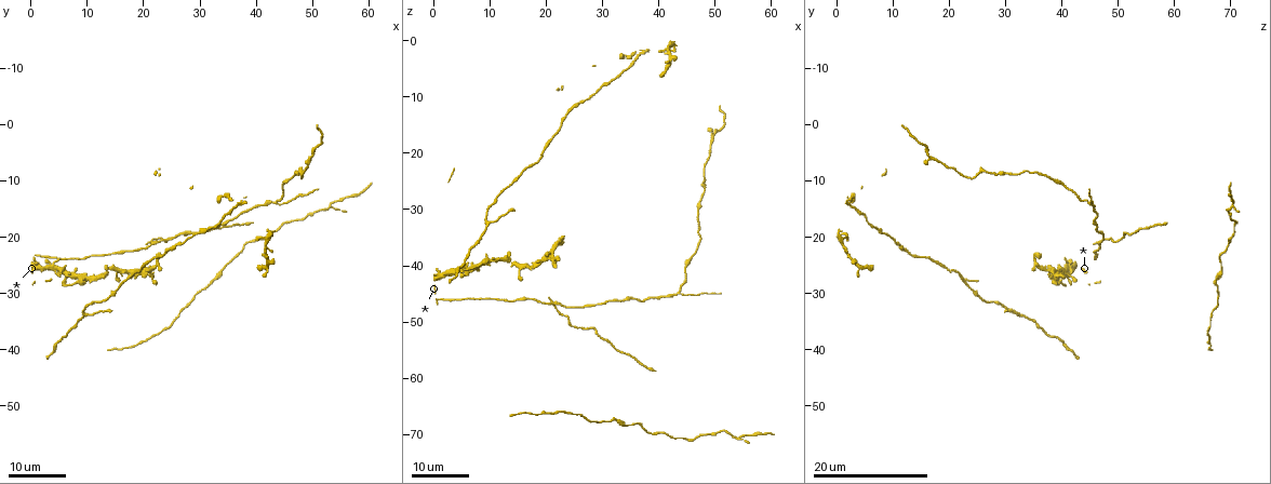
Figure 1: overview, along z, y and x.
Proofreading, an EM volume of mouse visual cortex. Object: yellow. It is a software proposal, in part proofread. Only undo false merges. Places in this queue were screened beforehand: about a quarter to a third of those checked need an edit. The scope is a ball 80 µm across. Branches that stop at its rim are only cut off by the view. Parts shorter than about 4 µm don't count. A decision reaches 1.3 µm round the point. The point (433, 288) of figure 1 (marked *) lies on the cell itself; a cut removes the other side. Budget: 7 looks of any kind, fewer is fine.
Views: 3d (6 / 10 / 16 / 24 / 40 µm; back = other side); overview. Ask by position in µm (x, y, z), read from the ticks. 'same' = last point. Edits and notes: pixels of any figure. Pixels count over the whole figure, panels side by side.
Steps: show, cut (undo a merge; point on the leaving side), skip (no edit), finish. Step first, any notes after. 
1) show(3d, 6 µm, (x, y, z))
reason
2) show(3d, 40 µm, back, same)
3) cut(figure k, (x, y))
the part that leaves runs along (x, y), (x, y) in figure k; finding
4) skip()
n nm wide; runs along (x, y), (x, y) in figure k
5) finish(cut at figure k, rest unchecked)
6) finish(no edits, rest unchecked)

show(3d, 16 µm, (9.5, 34.0, 32.0))
branch point

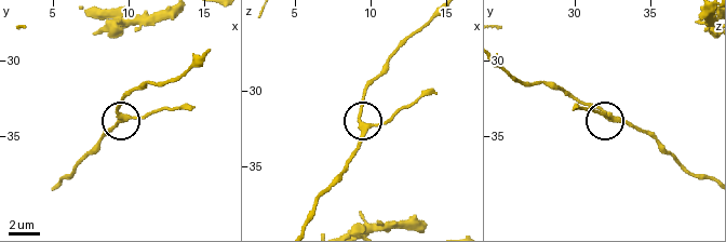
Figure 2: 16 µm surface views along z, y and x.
show(3d, 10 µm, (9.6, 33.8, 32.2))

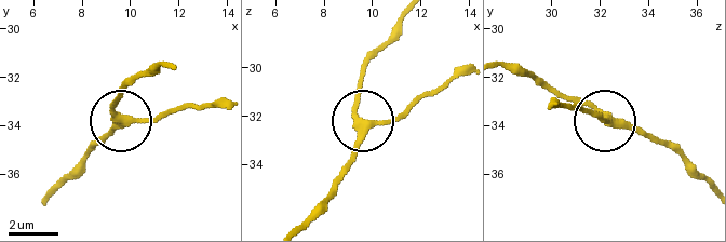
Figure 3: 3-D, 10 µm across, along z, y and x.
skip()
280 nm wide; one cell here

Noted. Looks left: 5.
show(3d, 24 µm, (22.0, 20.5, 47.0))
looks like a crossing

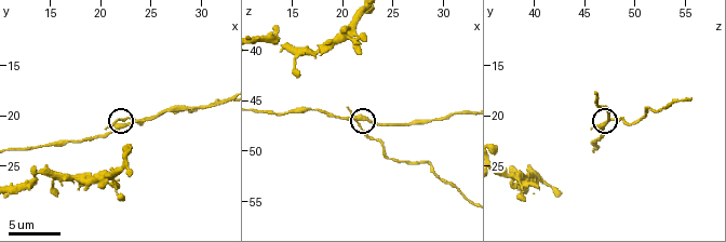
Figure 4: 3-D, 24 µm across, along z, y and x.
show(3d, 10 µm, (22.0, 21.2, 46.6))

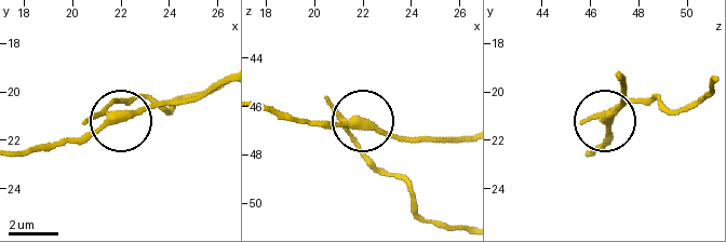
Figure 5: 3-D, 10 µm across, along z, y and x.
cut(figure 5, (119, 102))
side arm 67 µm; a second cell is stuck on

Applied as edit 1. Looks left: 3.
show(overview)

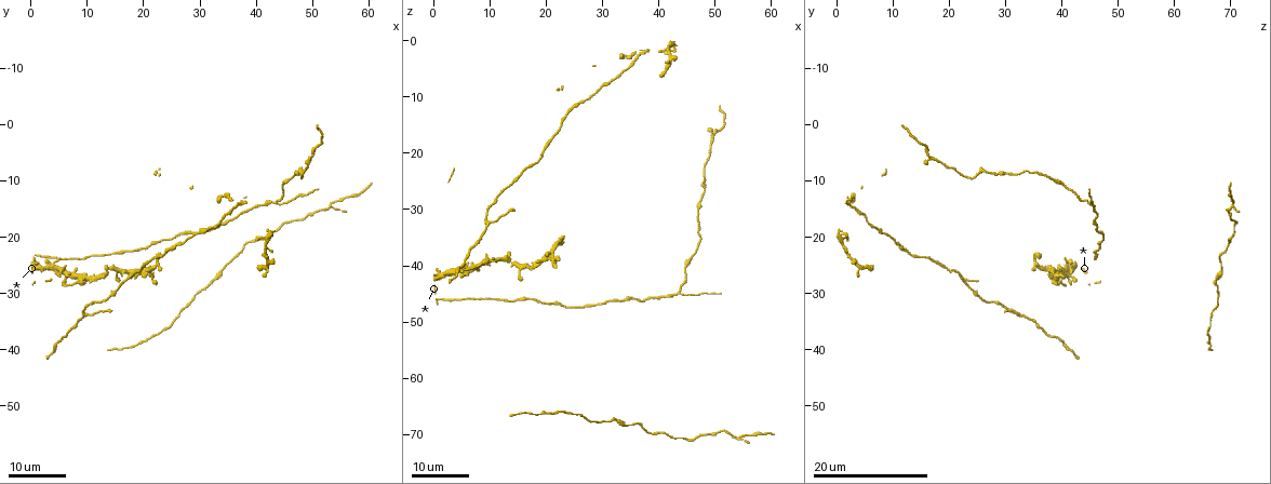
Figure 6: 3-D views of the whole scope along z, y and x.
show(3d, 24 µm, (9.0, 28.0, 39.0))

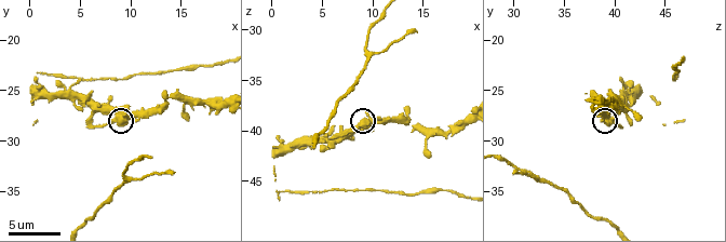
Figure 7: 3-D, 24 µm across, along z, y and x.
show(3d, 6 µm, (9.0, 28.2, 39.2))

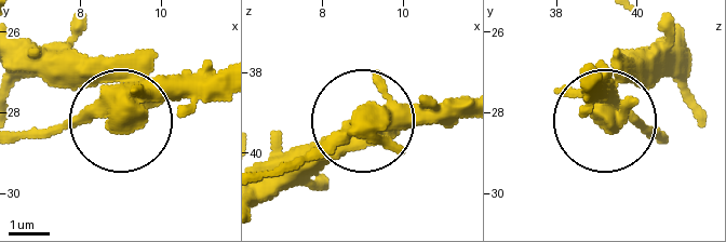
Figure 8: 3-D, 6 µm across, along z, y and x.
skip()
runs along (21, 40), (62, 57), (124, 116), (203, 61) in figure 8; continuous, no second cell

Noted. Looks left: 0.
finish(cut at figure 5, rest unchecked)

